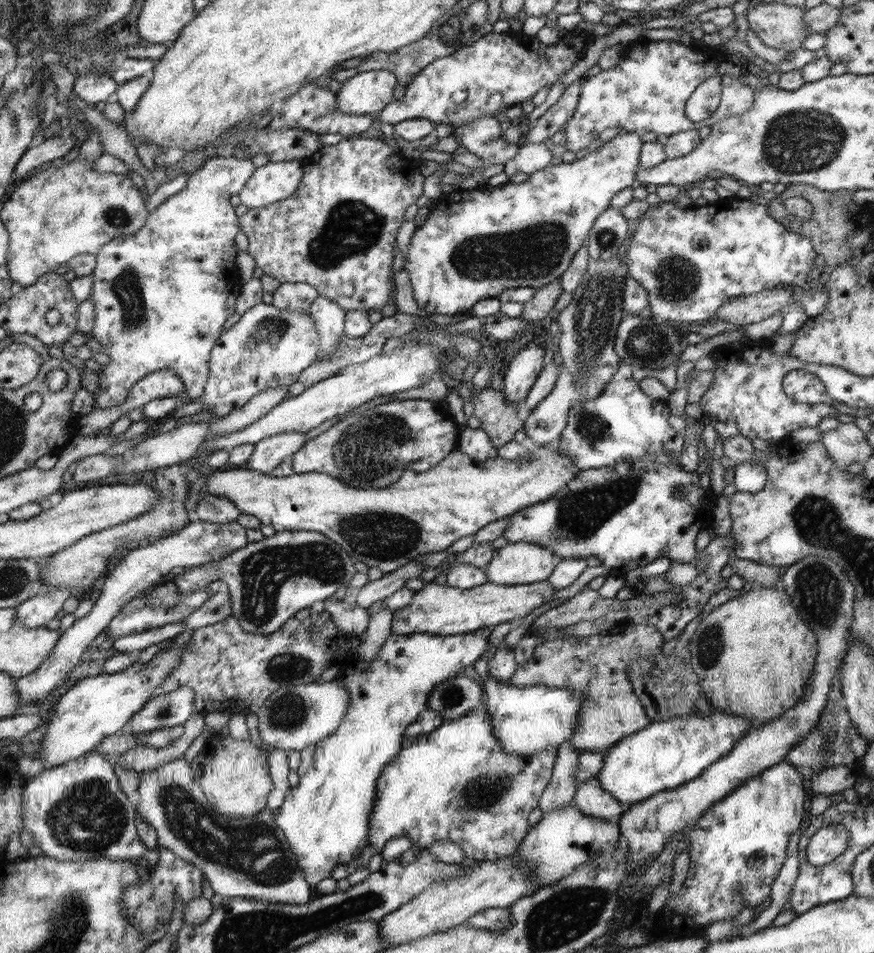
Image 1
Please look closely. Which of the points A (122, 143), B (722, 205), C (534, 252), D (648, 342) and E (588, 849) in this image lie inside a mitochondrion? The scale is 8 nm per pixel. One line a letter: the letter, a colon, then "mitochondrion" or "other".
A: other
B: other
C: mitochondrion
D: mitochondrion
E: other

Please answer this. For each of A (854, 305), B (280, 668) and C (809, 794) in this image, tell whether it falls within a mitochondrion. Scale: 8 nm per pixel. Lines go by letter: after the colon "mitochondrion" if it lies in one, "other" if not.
A: other
B: mitochondrion
C: other

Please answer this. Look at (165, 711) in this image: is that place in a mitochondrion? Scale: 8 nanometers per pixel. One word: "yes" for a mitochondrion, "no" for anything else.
yes

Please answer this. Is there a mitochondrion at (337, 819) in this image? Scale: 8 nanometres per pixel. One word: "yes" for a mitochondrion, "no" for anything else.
no

